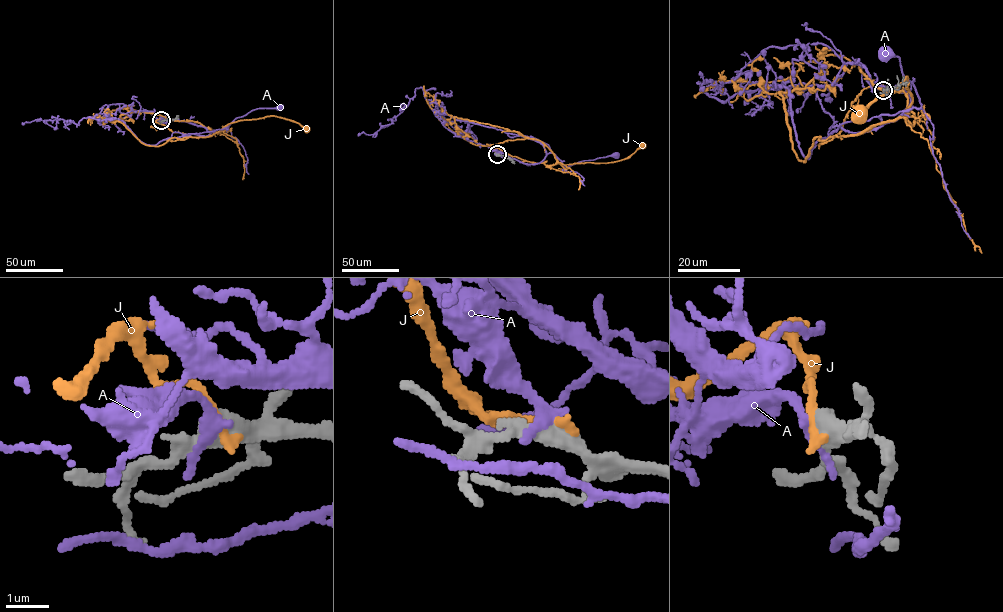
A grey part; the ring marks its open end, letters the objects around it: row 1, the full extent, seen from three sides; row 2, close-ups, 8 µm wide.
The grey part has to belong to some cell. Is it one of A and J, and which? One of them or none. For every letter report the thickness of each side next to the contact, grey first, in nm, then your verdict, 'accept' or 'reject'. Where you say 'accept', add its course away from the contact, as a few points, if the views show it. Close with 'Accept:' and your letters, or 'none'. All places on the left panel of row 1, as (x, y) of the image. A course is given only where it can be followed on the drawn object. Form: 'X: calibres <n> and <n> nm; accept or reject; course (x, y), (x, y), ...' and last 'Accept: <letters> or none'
A: calibres 440 and 280 nm; reject
J: calibres 360 and 240 nm; reject
Accept: none

